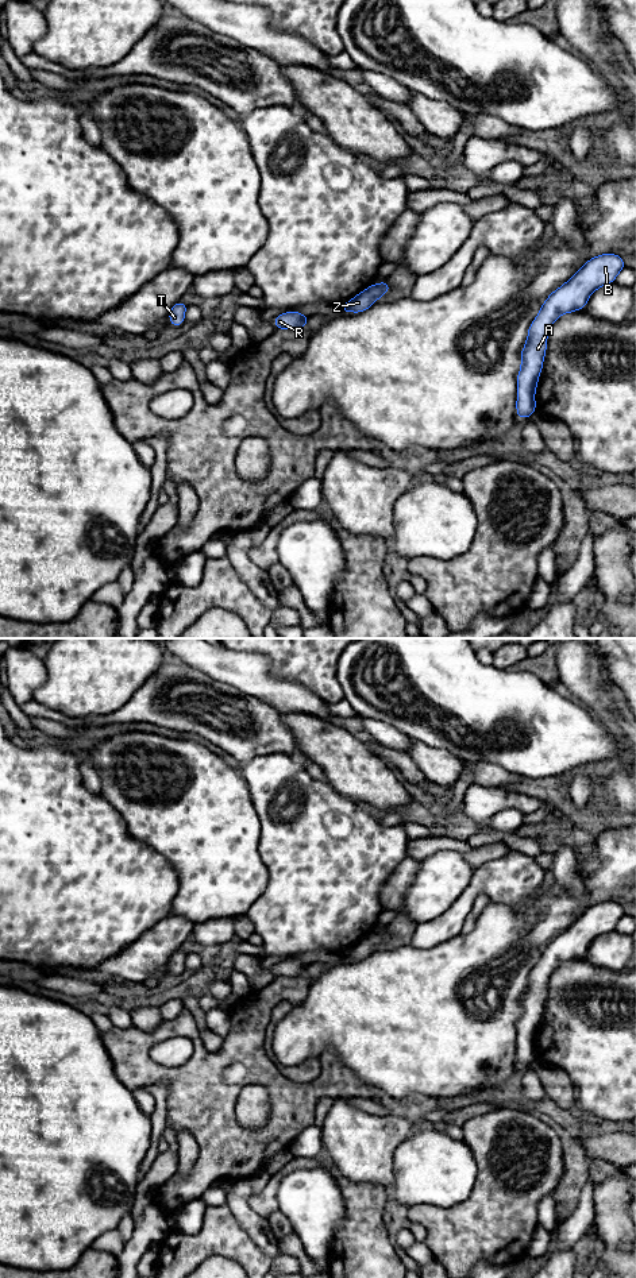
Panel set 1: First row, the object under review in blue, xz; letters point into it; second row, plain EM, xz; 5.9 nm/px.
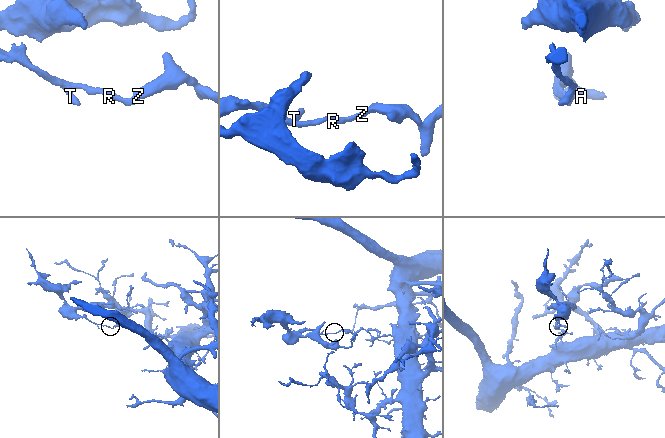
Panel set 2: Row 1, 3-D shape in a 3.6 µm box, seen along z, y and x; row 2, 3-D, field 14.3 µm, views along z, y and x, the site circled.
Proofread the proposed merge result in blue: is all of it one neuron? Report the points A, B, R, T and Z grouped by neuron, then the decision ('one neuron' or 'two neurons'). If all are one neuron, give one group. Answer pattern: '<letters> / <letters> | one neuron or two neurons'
A B Z / R T | two neurons

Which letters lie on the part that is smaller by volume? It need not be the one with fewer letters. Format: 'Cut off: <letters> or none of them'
Cut off: R, T

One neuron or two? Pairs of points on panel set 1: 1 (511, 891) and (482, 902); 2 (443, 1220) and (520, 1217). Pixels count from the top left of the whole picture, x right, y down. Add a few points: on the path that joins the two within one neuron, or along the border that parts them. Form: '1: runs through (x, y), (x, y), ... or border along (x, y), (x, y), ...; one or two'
1: border along (485, 894), (477, 896), (465, 919); two
2: runs through (462, 1220), (497, 1220), (501, 1217); one

